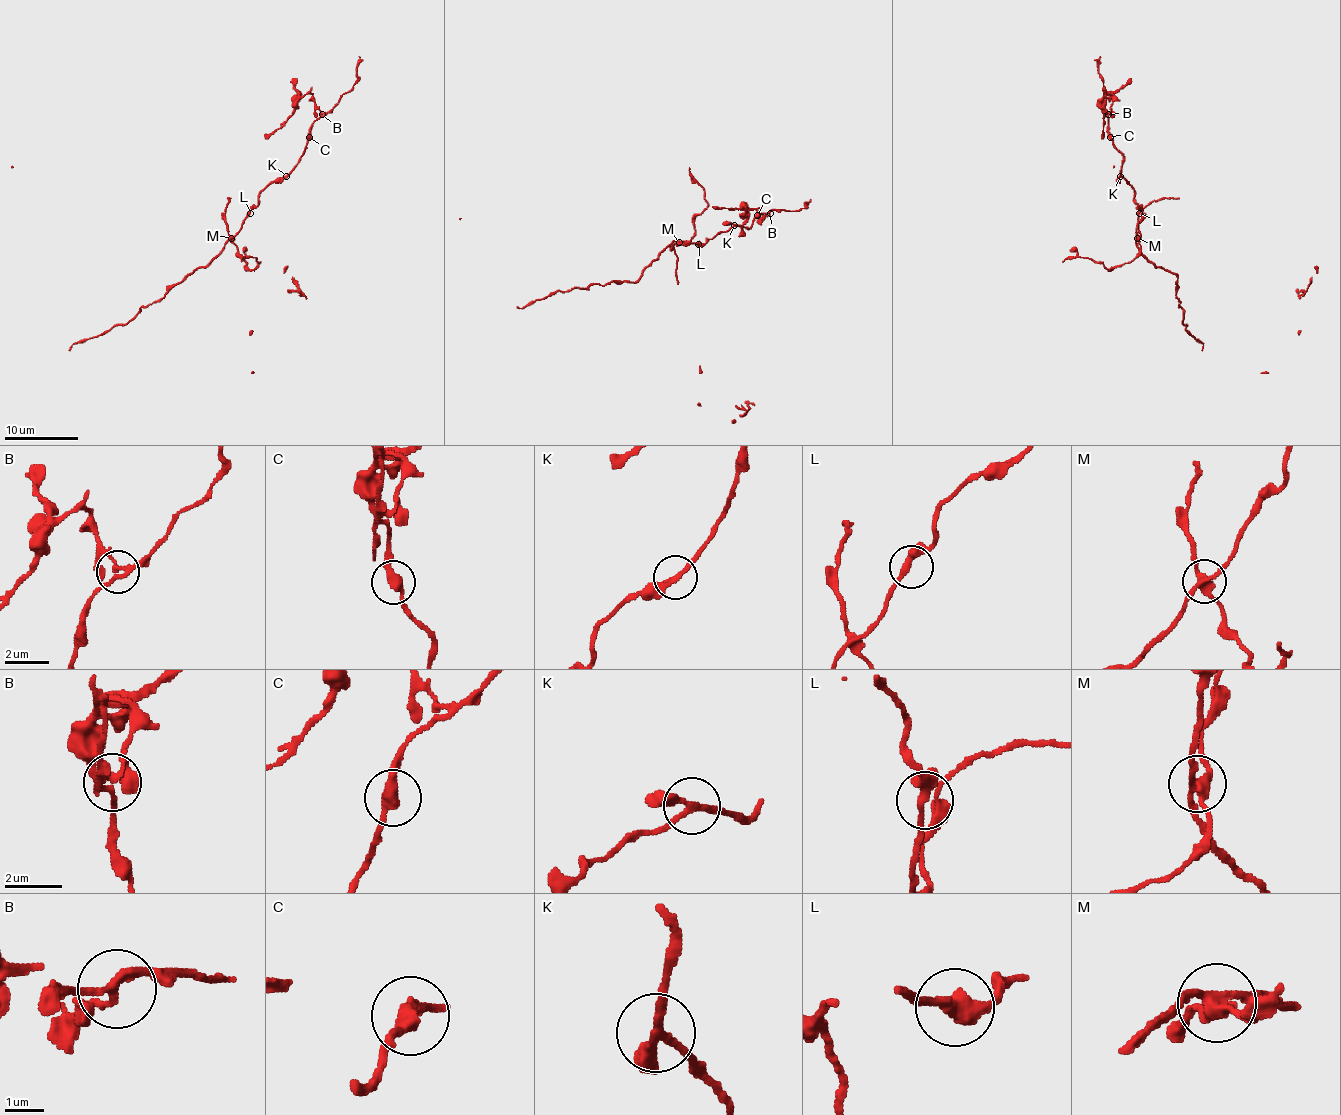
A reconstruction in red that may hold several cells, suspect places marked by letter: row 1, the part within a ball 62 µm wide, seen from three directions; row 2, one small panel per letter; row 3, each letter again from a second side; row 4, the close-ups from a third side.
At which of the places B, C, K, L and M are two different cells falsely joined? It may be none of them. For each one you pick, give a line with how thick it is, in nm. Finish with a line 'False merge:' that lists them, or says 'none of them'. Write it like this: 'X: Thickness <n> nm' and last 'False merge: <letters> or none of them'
B: Thickness 190 nm
M: Thickness 320 nm
False merge: B, M

